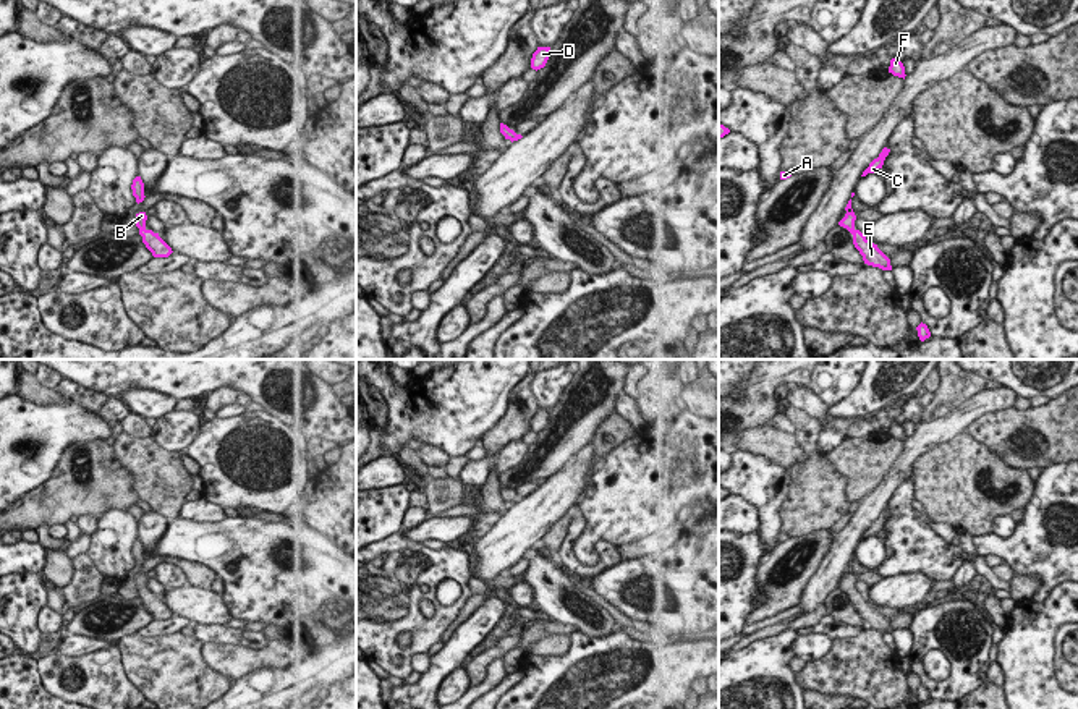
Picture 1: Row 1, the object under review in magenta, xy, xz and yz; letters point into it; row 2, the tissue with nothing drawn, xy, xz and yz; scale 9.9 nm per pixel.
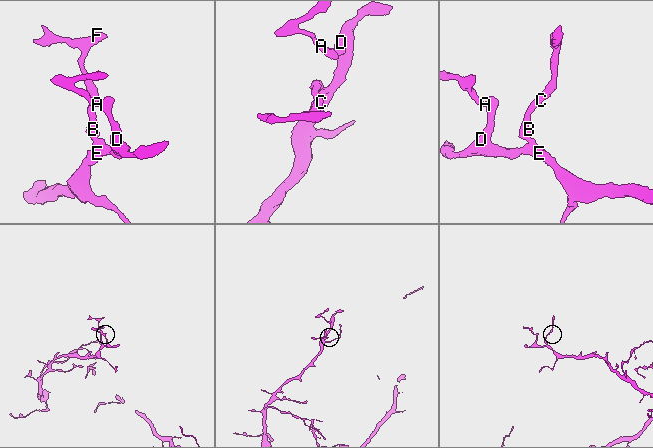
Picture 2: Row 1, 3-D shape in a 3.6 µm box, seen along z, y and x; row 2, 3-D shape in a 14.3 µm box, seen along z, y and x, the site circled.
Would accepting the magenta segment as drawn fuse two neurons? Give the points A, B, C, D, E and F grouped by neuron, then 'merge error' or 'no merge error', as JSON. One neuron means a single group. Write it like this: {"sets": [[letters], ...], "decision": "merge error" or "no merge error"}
{"sets": [["A", "B", "C", "D", "E", "F"]], "decision": "no merge error"}

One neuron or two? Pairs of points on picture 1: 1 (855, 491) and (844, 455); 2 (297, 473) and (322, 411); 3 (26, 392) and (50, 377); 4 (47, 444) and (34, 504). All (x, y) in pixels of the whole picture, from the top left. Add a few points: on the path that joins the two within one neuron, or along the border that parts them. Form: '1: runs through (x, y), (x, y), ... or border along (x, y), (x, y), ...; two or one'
1: runs through (855, 483), (855, 467), (852, 463); one
2: border along (295, 429), (301, 431); two
3: border along (34, 376), (41, 384), (54, 389); two
4: border along (60, 455), (52, 473), (16, 500); two

